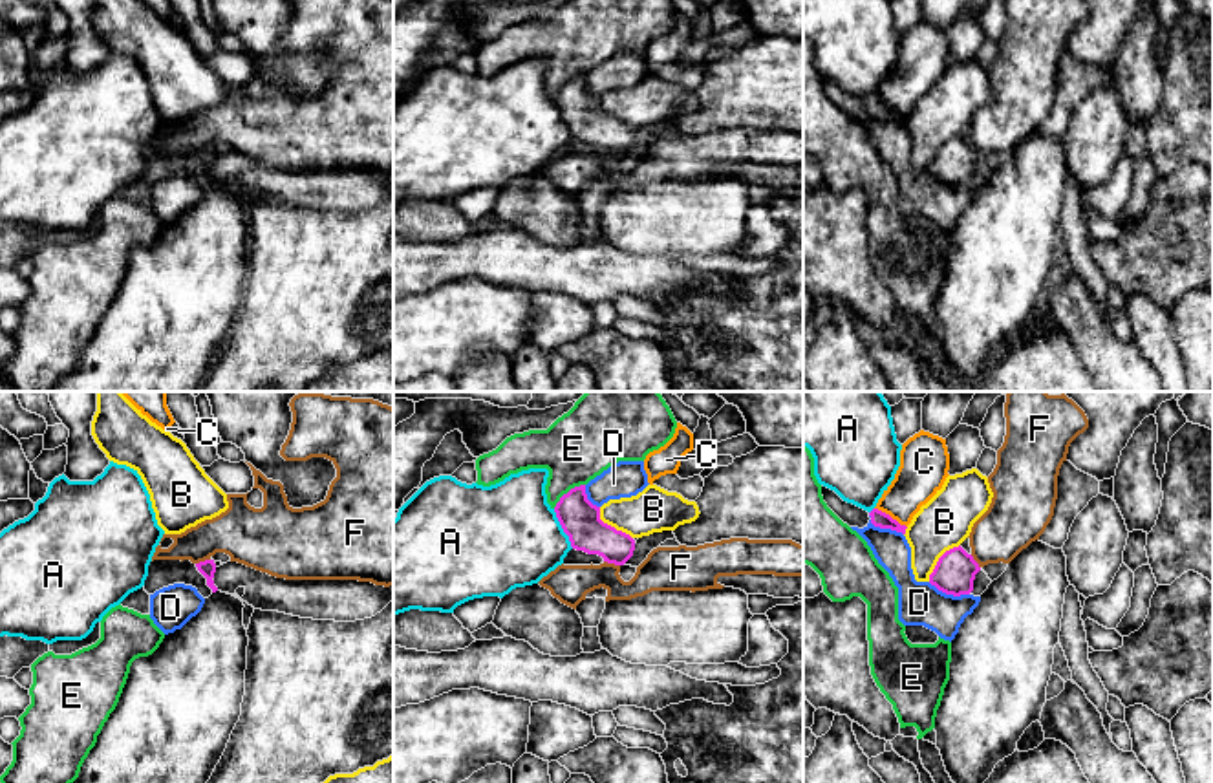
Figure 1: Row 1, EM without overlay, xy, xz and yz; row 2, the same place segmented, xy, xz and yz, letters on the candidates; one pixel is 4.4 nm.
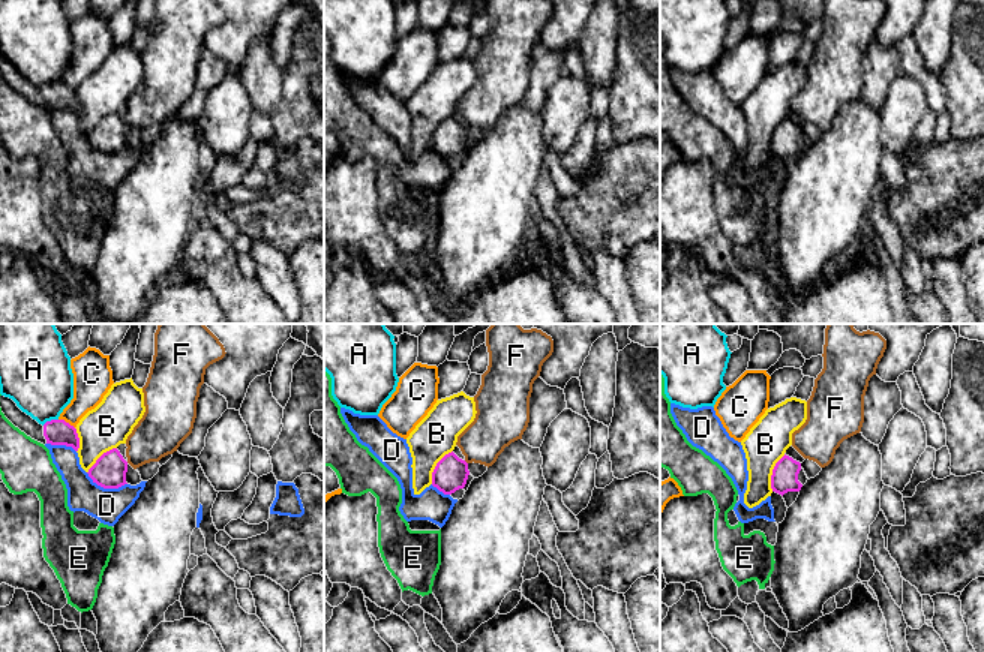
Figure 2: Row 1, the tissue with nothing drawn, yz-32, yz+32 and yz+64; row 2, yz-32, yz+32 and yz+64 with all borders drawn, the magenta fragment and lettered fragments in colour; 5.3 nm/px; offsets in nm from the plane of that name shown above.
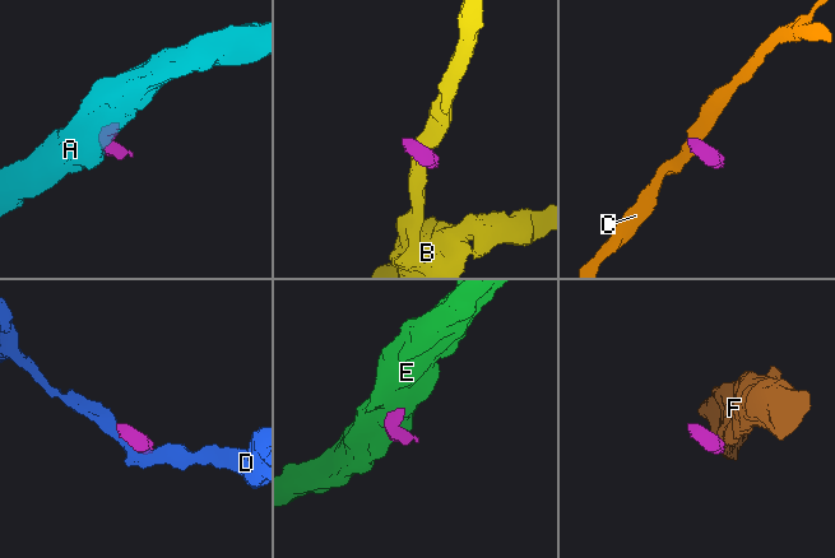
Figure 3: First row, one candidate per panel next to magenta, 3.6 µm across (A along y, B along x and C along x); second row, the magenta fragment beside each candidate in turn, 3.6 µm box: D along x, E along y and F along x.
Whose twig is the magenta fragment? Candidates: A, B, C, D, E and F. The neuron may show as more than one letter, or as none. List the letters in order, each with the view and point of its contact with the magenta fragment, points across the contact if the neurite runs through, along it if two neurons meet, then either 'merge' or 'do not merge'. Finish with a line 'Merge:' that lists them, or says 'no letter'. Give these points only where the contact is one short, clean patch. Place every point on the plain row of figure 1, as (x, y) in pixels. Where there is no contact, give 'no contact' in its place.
A: xz (562, 117) | do not merge
B: xz (610, 116) | along xz (599, 97), (599, 107), (604, 112), (632, 128) | do not merge
C: yz (890, 107) | along yz (875, 97), (906, 117) | do not merge
D: yz (948, 183) | do not merge
E: xz (569, 81) | along xz (584, 74), (569, 79), (553, 97) | do not merge
F: xz (611, 152) | along xz (604, 150), (619, 156) | do not merge
Merge: no letter

